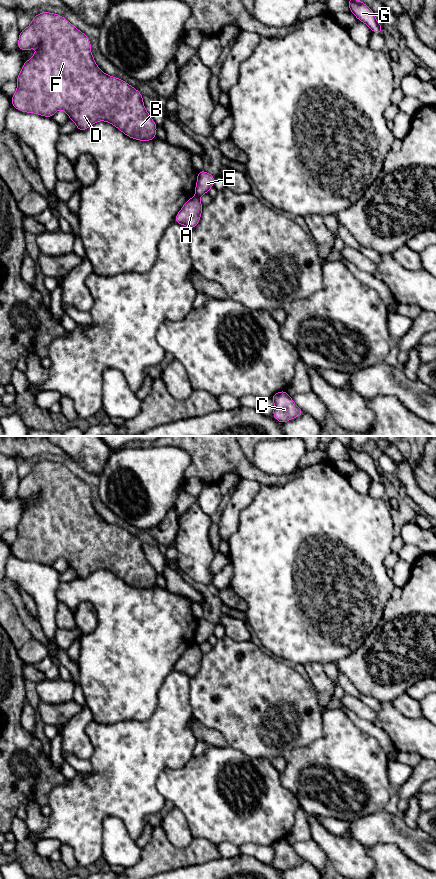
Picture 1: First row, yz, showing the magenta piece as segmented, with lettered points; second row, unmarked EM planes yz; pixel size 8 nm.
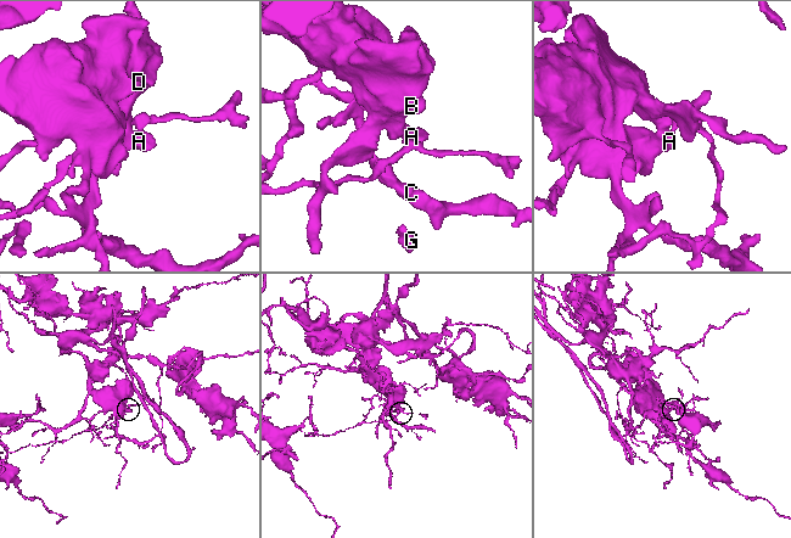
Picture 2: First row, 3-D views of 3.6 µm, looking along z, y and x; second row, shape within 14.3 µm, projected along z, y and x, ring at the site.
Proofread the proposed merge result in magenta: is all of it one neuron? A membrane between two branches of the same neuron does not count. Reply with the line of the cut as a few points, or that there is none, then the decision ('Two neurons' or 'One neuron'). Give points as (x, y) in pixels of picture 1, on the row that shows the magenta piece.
Split along yz (195, 195), (198, 197). Two neurons

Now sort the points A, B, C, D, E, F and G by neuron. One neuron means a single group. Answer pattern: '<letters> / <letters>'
A B C D F G / E

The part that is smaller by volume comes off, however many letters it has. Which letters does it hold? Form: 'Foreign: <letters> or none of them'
Foreign: E

